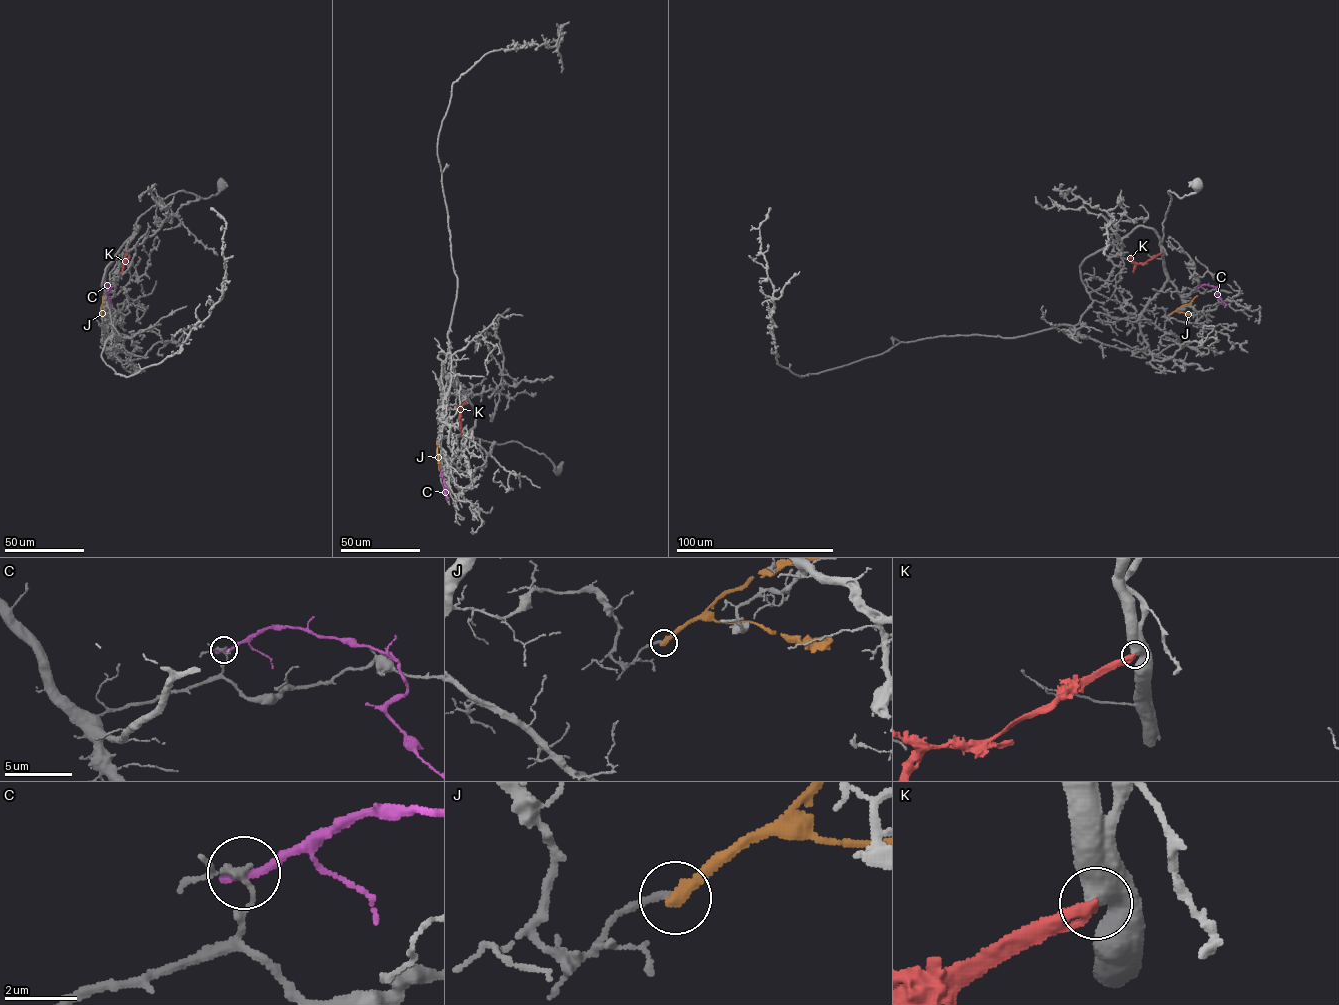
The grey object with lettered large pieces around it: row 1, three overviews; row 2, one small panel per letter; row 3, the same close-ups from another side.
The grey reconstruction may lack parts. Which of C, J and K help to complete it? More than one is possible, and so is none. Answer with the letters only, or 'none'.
none

